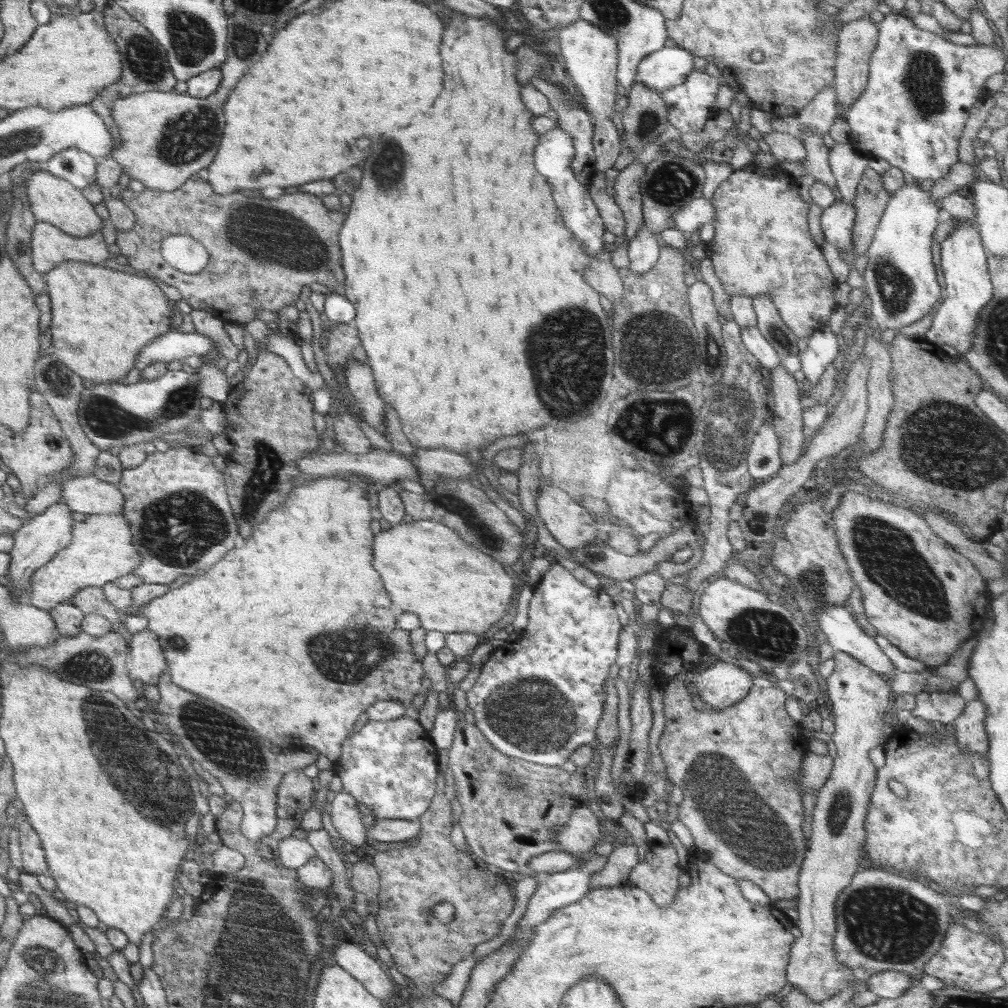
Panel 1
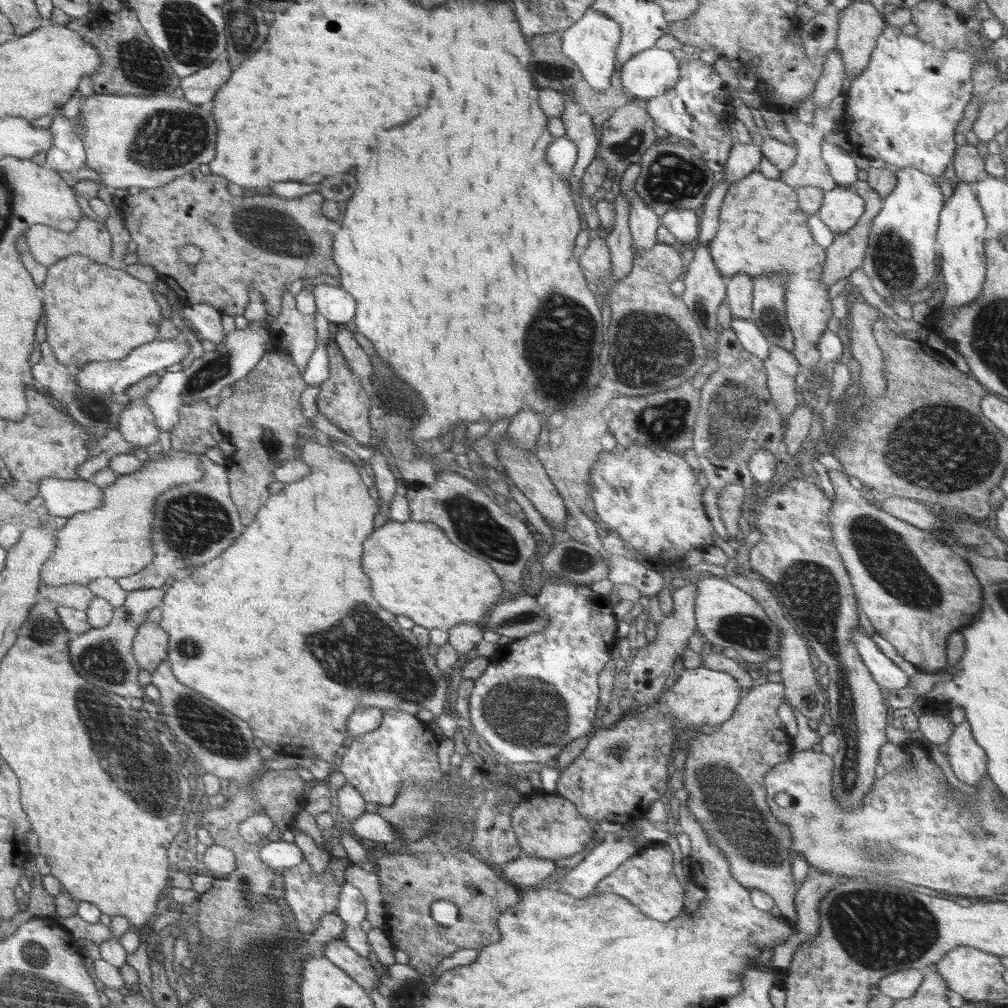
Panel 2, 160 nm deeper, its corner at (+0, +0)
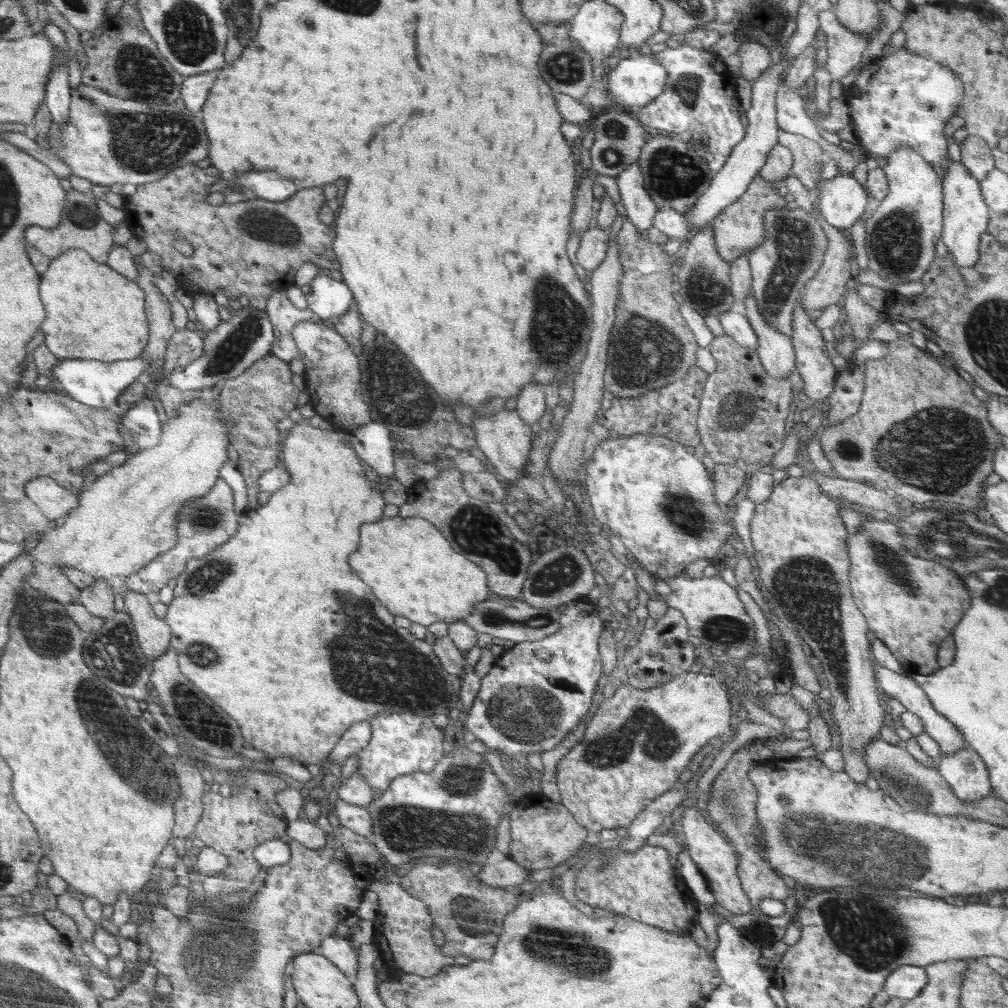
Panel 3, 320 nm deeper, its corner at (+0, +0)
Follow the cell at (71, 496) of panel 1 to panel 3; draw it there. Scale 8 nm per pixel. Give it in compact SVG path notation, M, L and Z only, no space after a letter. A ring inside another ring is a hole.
M35 478L25 486L25 496L48 519L64 518L80 506L80 492L62 486L53 478Z

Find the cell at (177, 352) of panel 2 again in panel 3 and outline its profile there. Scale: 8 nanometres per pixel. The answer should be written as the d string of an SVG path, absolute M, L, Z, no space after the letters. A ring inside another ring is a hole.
M145 351L138 357L130 360L116 362L100 362L100 360L59 360L57 365L51 368L51 374L66 390L70 398L78 402L86 403L88 406L97 409L107 409L115 404L122 391L142 374L149 367L149 358Z

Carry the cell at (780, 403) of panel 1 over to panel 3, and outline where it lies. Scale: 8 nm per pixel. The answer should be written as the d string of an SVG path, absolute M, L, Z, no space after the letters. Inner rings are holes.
M750 294L743 300L744 316L750 321L758 339L757 355L772 378L786 379L795 370L795 352L791 338L767 323Z

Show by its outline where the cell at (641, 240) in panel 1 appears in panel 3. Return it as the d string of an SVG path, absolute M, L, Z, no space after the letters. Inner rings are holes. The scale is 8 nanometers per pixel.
M638 161L625 168L615 180L626 209L626 217L644 235L645 230L653 226L658 209L644 188Z

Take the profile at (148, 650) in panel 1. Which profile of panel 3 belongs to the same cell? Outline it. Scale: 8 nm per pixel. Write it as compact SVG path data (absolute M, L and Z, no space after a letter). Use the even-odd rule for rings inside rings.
M128 589L122 597L124 609L132 619L140 651L152 661L162 656L172 646L172 628L164 619L156 618L144 594Z

